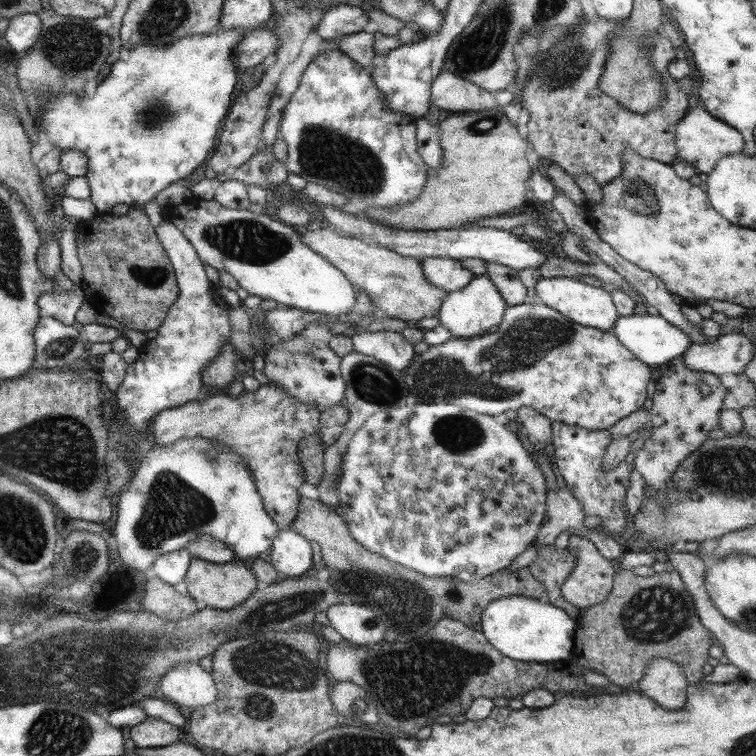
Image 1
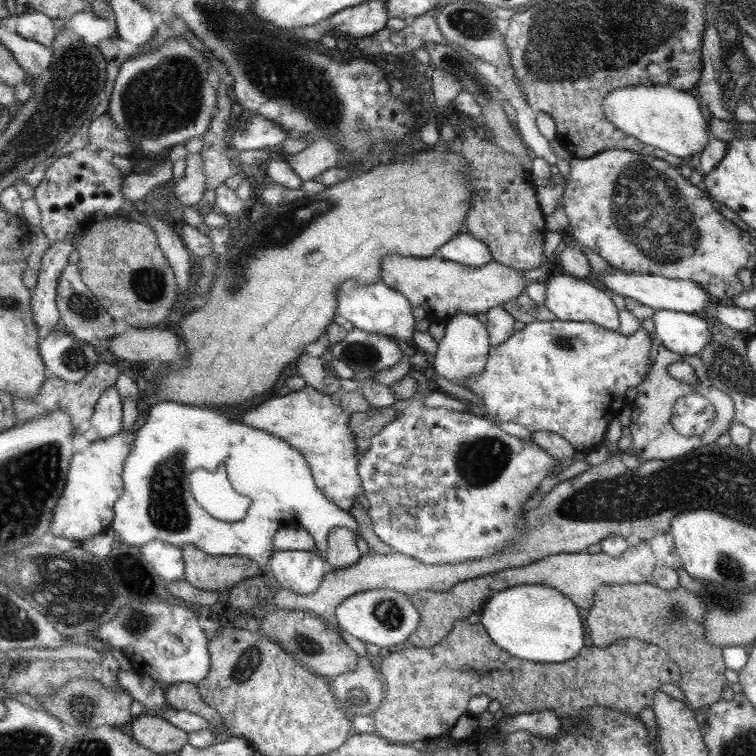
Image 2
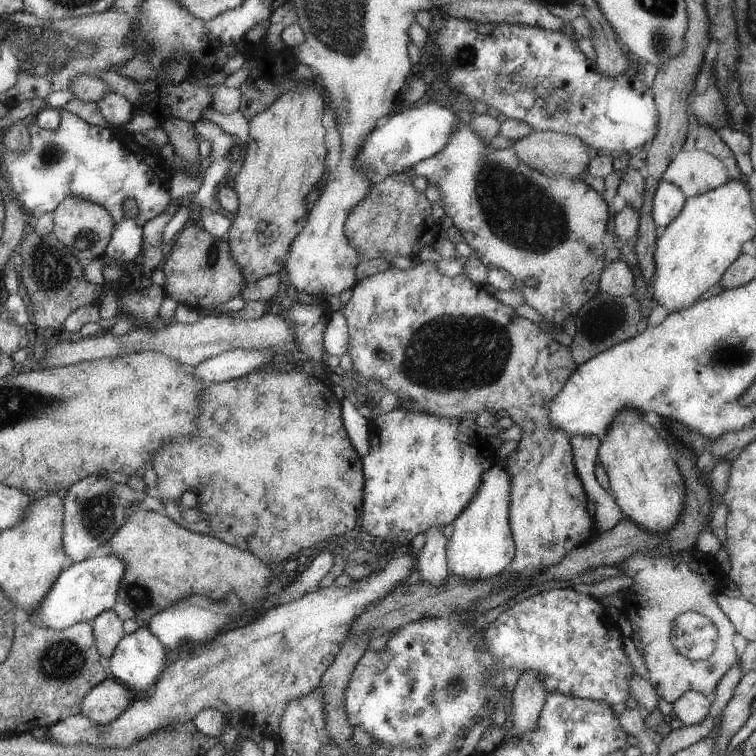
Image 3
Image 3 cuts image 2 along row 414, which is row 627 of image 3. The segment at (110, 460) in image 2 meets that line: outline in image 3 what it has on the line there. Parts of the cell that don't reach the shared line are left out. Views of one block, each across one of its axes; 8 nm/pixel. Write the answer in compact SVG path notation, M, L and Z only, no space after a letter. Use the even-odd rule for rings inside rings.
M137 627L134 632L124 634L115 645L108 659L108 669L111 670L114 680L119 680L135 692L145 692L144 695L146 695L147 692L150 693L150 688L166 667L163 662L165 662L165 647L147 627Z

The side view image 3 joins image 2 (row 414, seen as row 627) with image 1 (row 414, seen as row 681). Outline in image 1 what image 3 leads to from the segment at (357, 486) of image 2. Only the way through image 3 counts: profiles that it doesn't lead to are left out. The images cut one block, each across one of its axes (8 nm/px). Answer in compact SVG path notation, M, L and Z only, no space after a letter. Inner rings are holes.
M268 382L259 385L257 390L242 391L235 398L222 392L203 400L163 409L151 420L149 431L153 433L155 445L167 446L181 439L201 437L213 443L215 449L231 449L239 455L251 473L255 489L262 498L263 509L281 531L287 530L297 514L297 488L305 482L298 445L303 437L318 433L319 414L317 407L287 396L279 385Z

